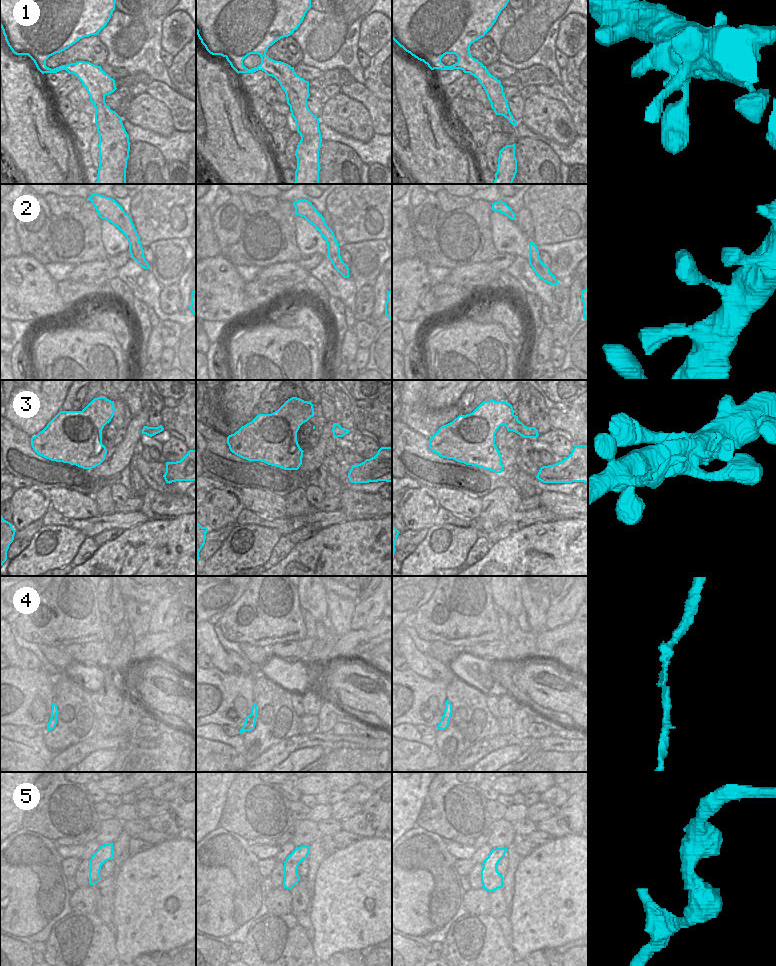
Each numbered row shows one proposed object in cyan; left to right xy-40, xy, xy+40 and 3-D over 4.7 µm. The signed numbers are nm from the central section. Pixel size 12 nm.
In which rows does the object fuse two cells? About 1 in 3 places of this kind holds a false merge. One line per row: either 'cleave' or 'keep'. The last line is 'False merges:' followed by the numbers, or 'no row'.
1: keep
2: keep
3: keep
4: keep
5: keep
False merges: no row

